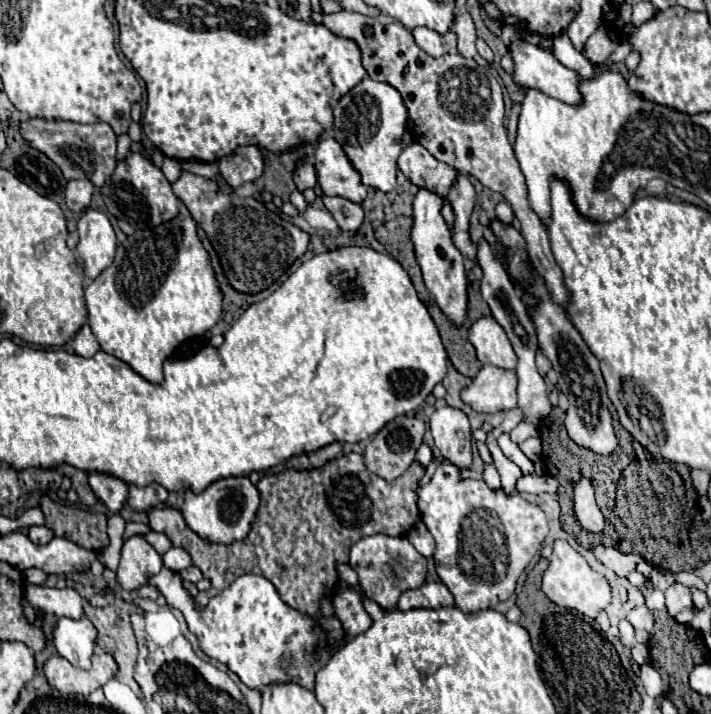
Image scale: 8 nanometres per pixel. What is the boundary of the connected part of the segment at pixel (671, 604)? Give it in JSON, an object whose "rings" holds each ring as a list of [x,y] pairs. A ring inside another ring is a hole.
{"rings":[[[674,583],[664,591],[664,595],[666,595],[666,609],[672,617],[676,617],[676,613],[684,609],[692,609],[692,589],[690,587],[682,583]]]}

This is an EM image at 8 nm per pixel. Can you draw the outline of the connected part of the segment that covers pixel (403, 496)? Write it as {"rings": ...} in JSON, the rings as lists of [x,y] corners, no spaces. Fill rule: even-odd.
{"rings":[[[358,453],[344,455],[342,461],[330,461],[312,471],[286,469],[276,475],[268,473],[256,485],[262,503],[252,531],[244,541],[232,545],[216,545],[198,537],[186,525],[178,509],[150,509],[148,519],[152,531],[164,533],[174,547],[186,549],[192,557],[192,563],[206,579],[212,581],[208,591],[196,595],[198,607],[204,607],[210,597],[224,591],[238,575],[256,573],[274,583],[284,603],[314,617],[320,627],[328,631],[330,641],[336,643],[346,635],[340,621],[336,617],[322,617],[318,611],[318,601],[336,589],[338,573],[334,563],[348,563],[350,547],[362,537],[376,533],[390,537],[406,535],[420,517],[416,507],[416,487],[422,475],[424,467],[414,461],[406,475],[392,483],[370,479],[370,471],[366,471],[362,455]]]}

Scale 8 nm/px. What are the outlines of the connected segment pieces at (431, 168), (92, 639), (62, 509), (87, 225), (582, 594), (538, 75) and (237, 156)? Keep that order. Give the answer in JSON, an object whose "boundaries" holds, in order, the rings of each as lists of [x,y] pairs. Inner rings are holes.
{"boundaries":[[[[412,143],[410,147],[404,147],[402,155],[398,157],[398,169],[406,175],[406,179],[416,187],[426,187],[428,191],[434,191],[442,197],[442,217],[446,219],[446,225],[450,231],[454,231],[454,213],[446,199],[450,187],[454,185],[454,179],[458,179],[458,171],[454,167],[434,159],[420,143]]],[[[60,617],[58,625],[54,629],[54,643],[60,653],[60,657],[68,659],[72,665],[80,669],[90,669],[92,663],[92,653],[96,645],[98,631],[90,623],[90,619],[68,619]]],[[[42,497],[40,509],[46,519],[44,525],[50,527],[56,537],[70,539],[88,551],[100,551],[108,545],[104,513],[58,505],[50,497]]],[[[86,209],[78,221],[80,241],[76,245],[78,261],[84,267],[86,277],[96,279],[110,263],[116,253],[116,235],[102,211]]],[[[554,541],[550,565],[542,575],[542,591],[556,605],[566,607],[566,609],[576,609],[578,613],[592,617],[592,619],[598,615],[600,609],[604,609],[610,603],[610,585],[606,577],[592,571],[586,559],[578,551],[574,551],[568,545],[568,541]]],[[[514,41],[512,47],[510,47],[510,55],[516,63],[516,73],[514,73],[514,81],[518,85],[526,85],[526,87],[532,87],[532,89],[538,89],[542,91],[544,95],[550,95],[558,101],[564,101],[564,103],[582,103],[582,93],[578,91],[578,83],[580,83],[580,75],[574,71],[574,69],[568,69],[564,67],[552,53],[536,47],[536,45],[530,45],[530,43],[524,43],[524,41]]],[[[238,147],[232,155],[226,155],[216,161],[220,175],[226,179],[230,187],[240,187],[248,181],[256,181],[262,175],[264,163],[258,147]]]]}

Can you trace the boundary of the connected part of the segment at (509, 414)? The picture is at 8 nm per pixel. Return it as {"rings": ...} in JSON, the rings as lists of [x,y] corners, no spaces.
{"rings":[[[518,407],[516,409],[510,409],[510,411],[506,411],[504,413],[504,423],[502,423],[502,431],[512,431],[520,421],[524,421],[522,419],[522,411],[518,411]]]}

